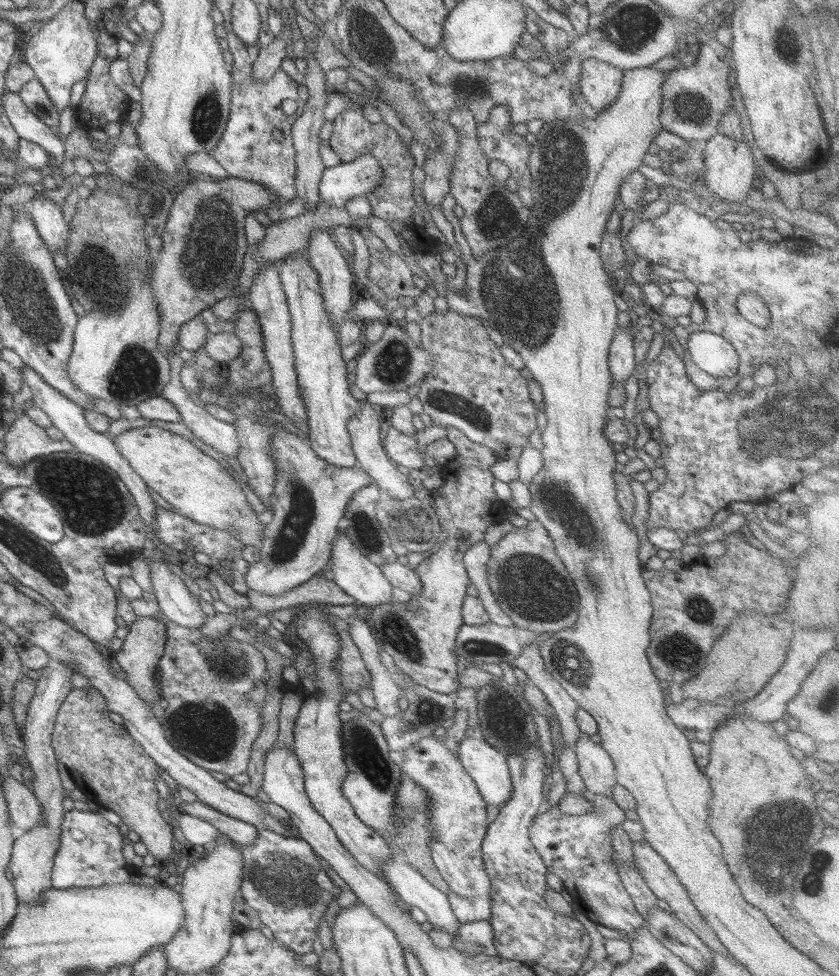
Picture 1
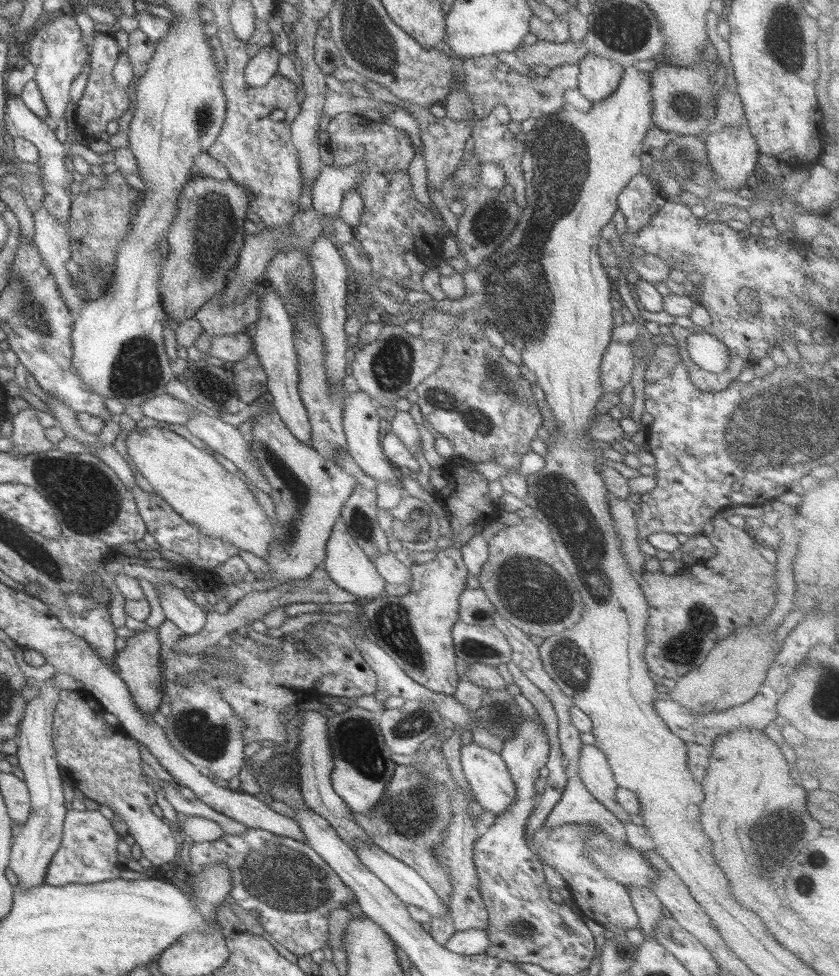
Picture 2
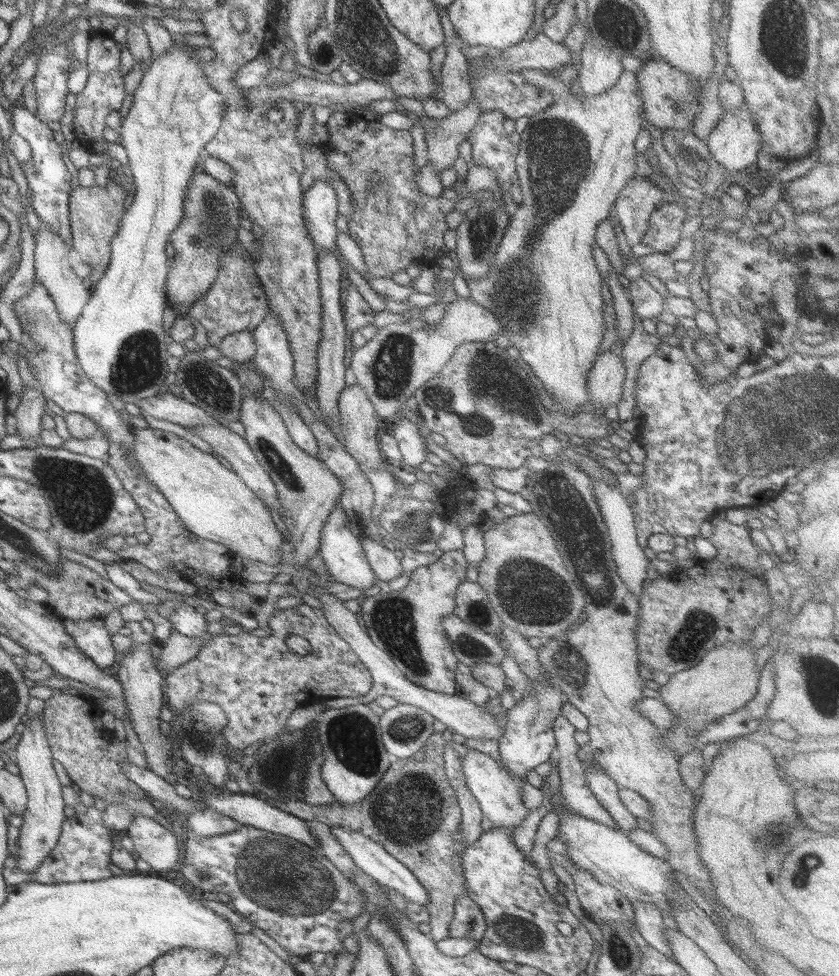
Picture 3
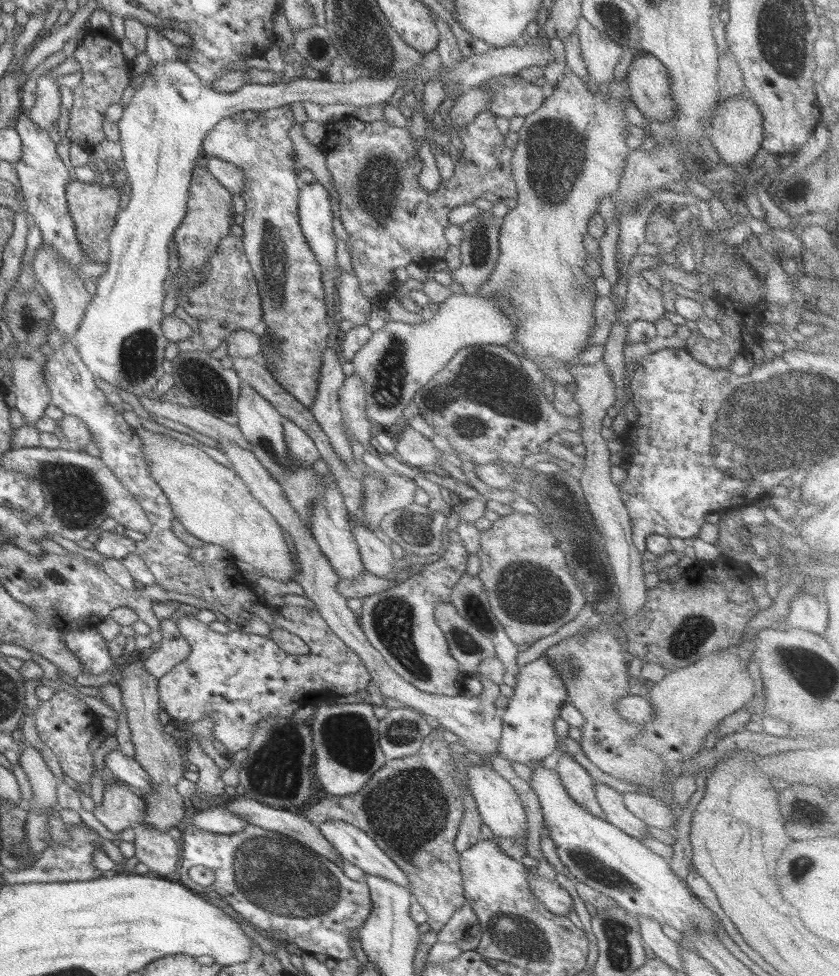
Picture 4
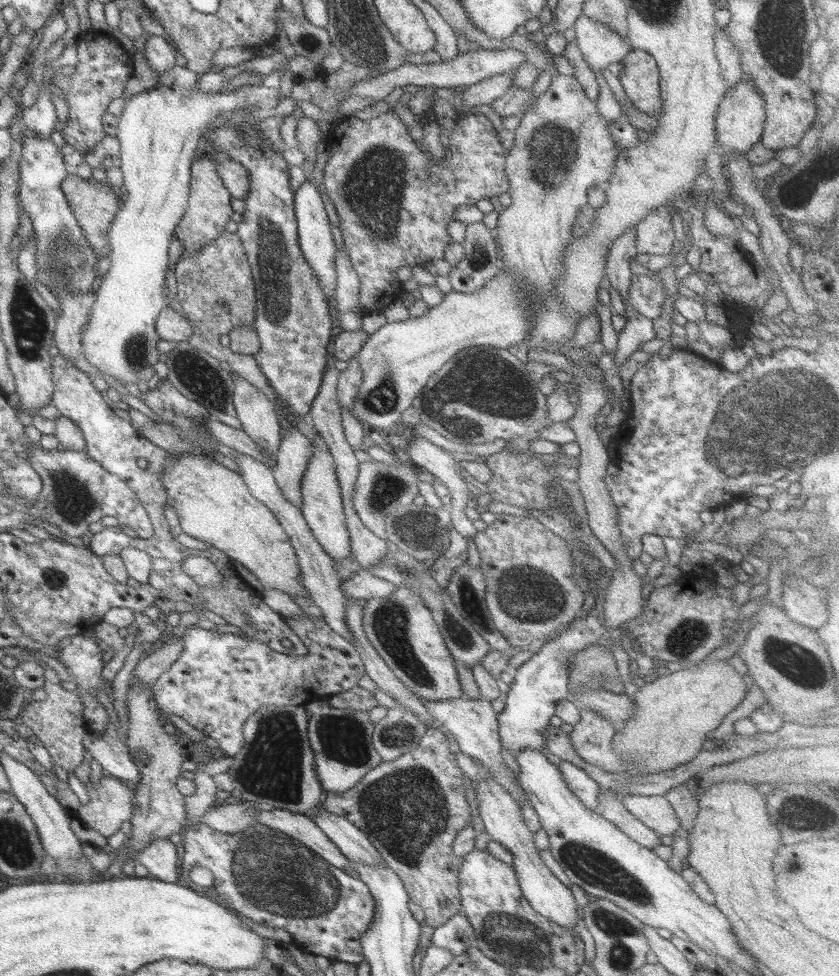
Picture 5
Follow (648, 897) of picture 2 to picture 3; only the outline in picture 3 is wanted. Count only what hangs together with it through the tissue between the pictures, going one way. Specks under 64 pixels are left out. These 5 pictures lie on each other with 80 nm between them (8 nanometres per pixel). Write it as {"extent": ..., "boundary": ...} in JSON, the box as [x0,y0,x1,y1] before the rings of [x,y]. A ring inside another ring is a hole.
{"extent":[631,902,672,959],"boundary":[[[633,902],[631,906],[634,912],[634,925],[641,938],[646,942],[646,946],[655,948],[656,951],[672,959],[667,941],[663,937],[663,916],[661,916],[659,908],[653,904],[643,904],[643,902]]]}

